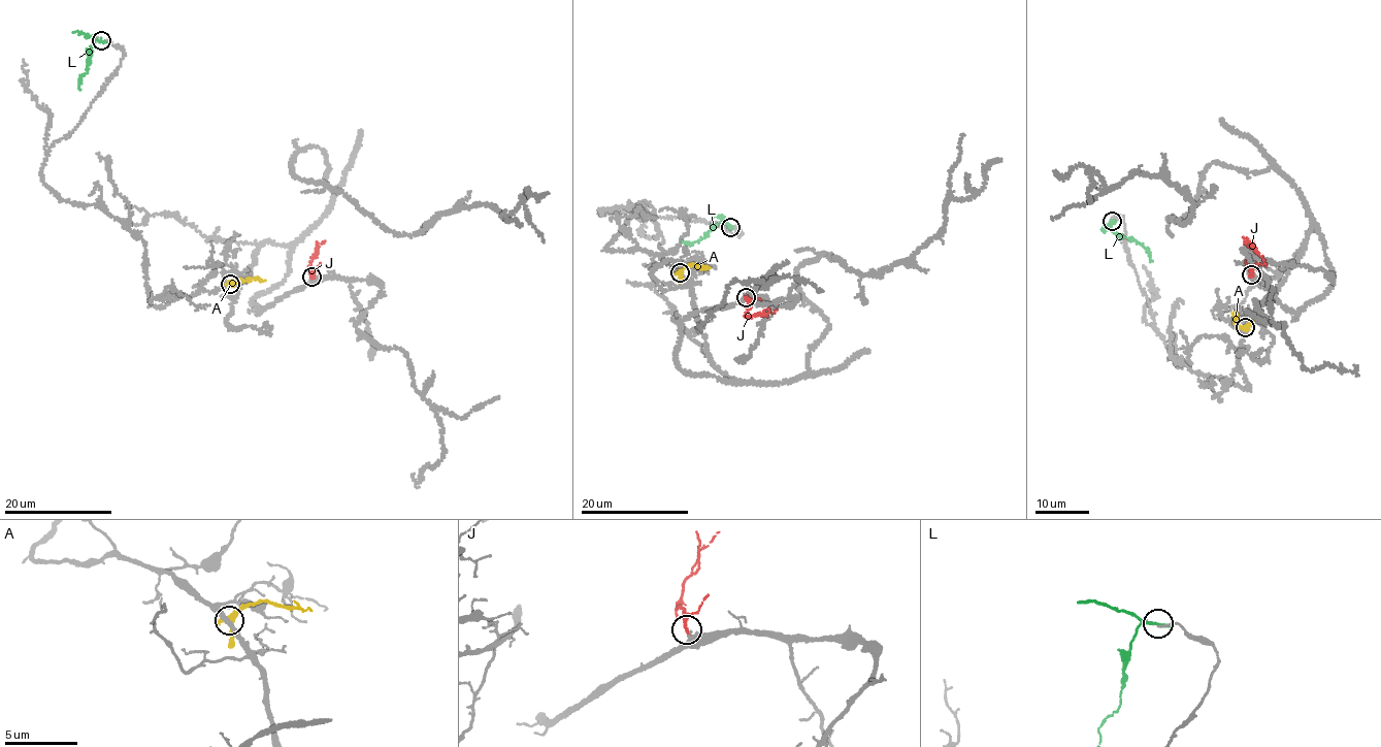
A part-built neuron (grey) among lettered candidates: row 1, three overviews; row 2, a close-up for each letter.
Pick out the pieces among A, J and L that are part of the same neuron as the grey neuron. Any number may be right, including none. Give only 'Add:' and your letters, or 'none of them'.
Add: A

